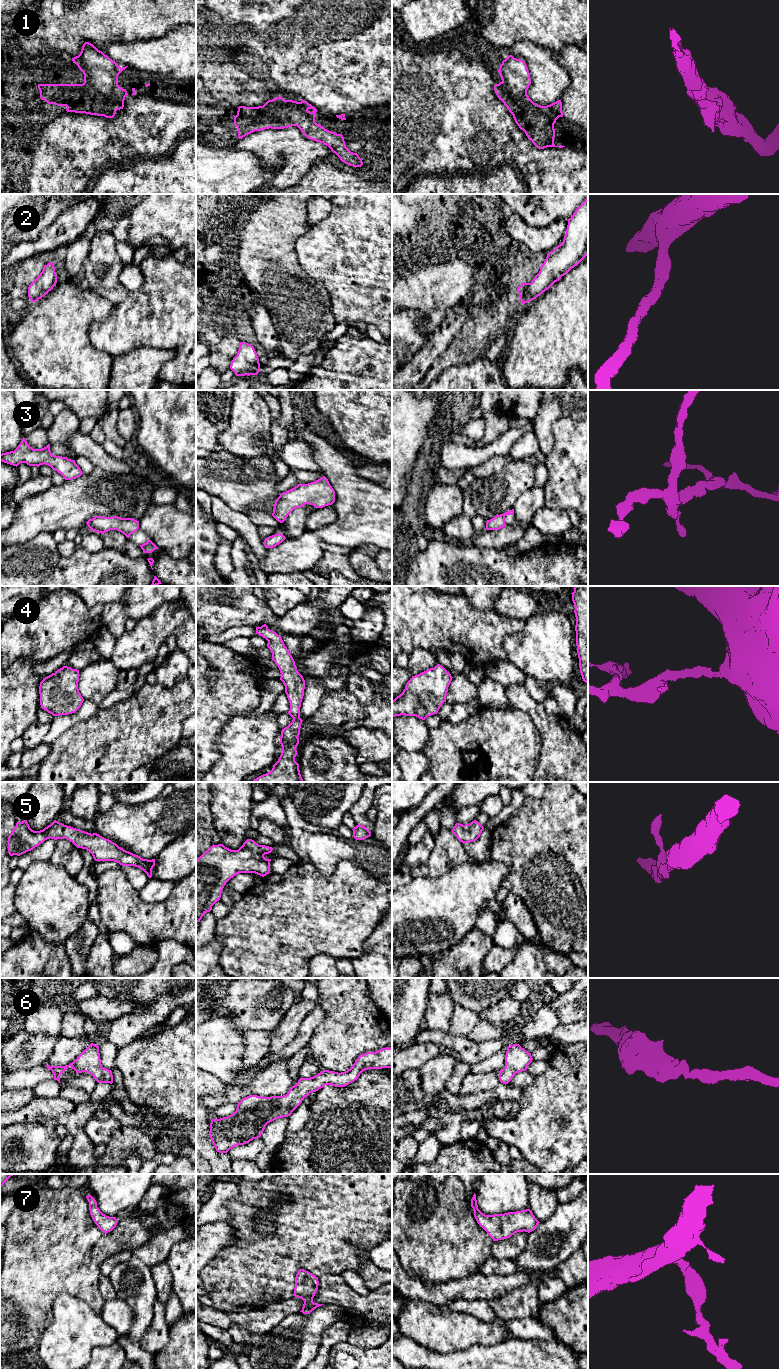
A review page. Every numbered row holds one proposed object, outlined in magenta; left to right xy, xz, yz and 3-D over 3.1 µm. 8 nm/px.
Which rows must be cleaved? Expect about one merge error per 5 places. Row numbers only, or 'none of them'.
none of them

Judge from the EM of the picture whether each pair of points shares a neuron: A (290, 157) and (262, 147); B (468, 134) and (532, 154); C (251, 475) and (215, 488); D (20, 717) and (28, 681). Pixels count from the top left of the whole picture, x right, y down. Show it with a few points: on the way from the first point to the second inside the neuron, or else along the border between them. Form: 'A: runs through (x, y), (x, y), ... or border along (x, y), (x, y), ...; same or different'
A: runs through (283, 150), (269, 147); same
B: runs through (480, 143), (502, 143), (515, 148); same
C: runs through (242, 480), (224, 480); same
D: runs through (20, 708), (20, 690); same

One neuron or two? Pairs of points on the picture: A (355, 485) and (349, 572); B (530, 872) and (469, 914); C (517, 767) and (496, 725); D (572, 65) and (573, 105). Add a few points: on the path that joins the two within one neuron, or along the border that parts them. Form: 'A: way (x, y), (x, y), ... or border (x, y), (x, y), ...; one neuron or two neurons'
A: border (328, 544), (339, 546), (350, 553); two neurons
B: border (502, 862), (509, 868), (509, 873), (501, 886); two neurons
C: way (507, 757), (496, 746), (496, 735); one neuron
D: way (576, 75), (576, 95); one neuron

